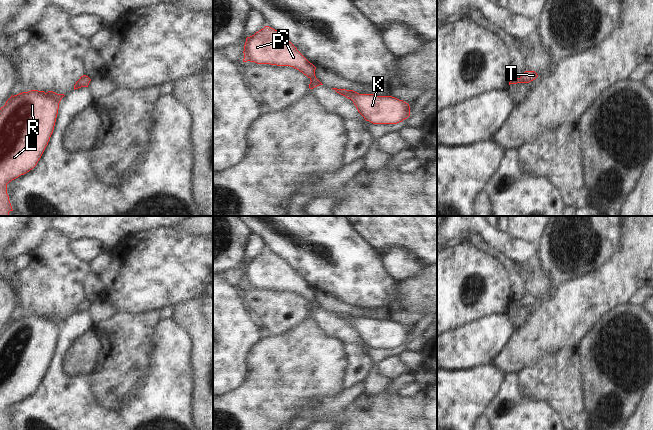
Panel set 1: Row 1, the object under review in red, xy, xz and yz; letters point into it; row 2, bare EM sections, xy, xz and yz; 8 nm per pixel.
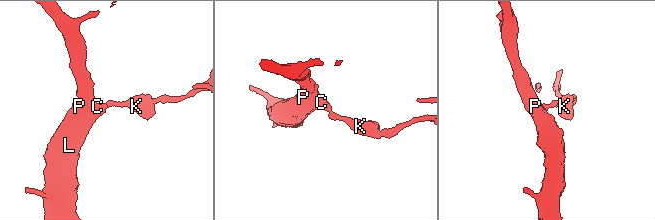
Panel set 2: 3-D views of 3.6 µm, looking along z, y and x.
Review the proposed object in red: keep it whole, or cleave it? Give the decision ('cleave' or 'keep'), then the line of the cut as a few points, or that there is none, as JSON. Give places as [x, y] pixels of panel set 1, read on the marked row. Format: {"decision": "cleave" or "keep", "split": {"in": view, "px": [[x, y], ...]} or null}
{"decision": "keep", "split": null}

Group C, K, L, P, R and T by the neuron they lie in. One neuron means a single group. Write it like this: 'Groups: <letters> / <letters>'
Groups: C K L P R T

